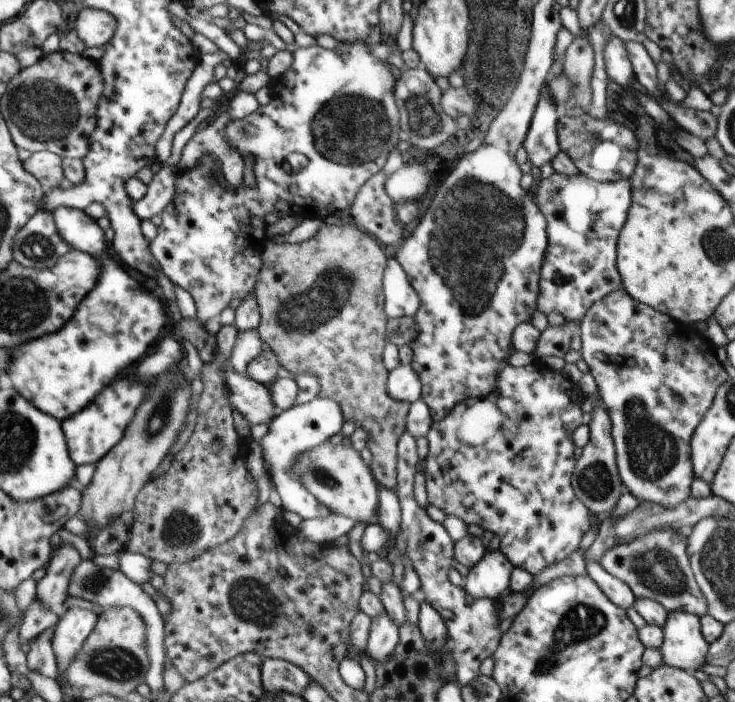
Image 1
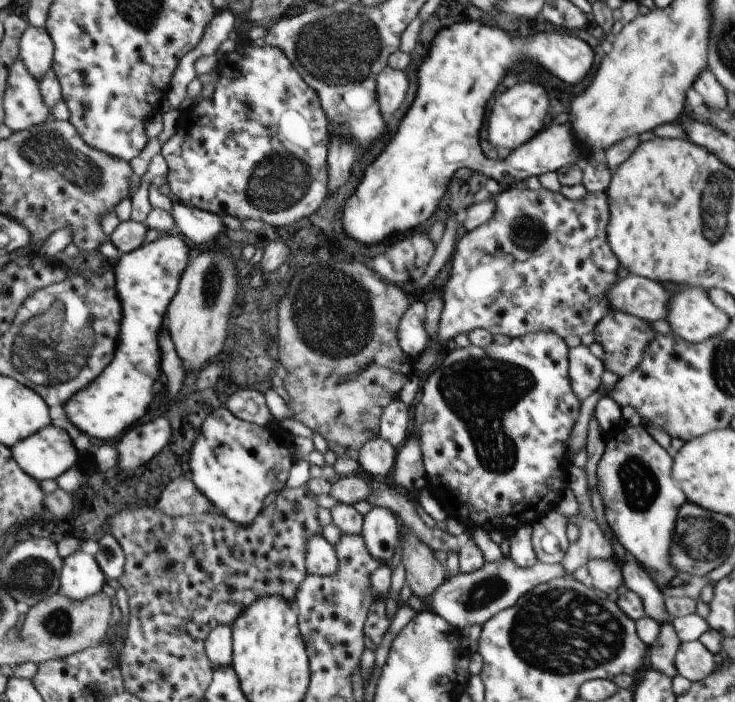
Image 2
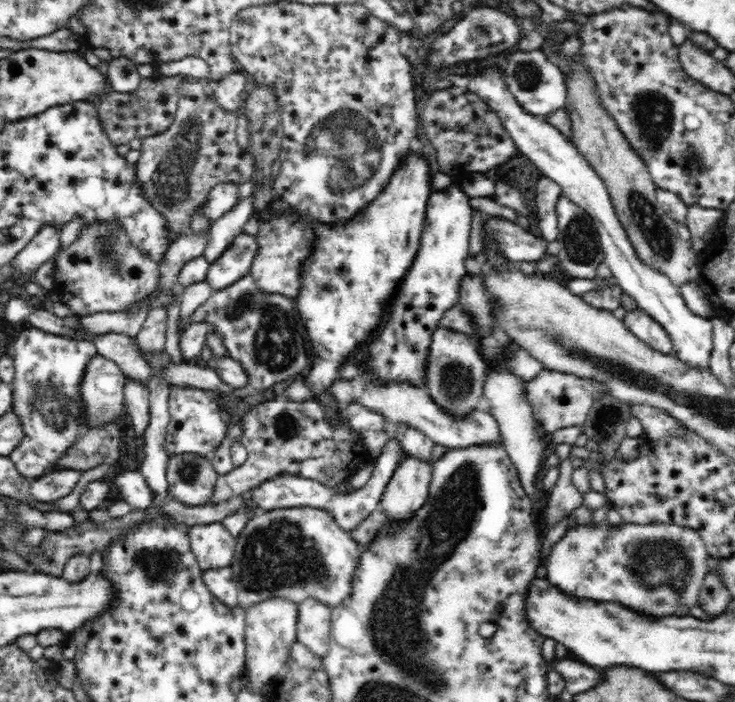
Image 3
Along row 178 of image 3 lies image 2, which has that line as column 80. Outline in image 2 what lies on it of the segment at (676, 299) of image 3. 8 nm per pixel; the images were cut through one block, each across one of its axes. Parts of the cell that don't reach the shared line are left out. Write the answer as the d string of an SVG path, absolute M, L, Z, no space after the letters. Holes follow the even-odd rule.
M82 550L63 560L60 578L62 584L59 586L59 592L76 601L83 601L98 594L106 584L106 578L97 560Z

